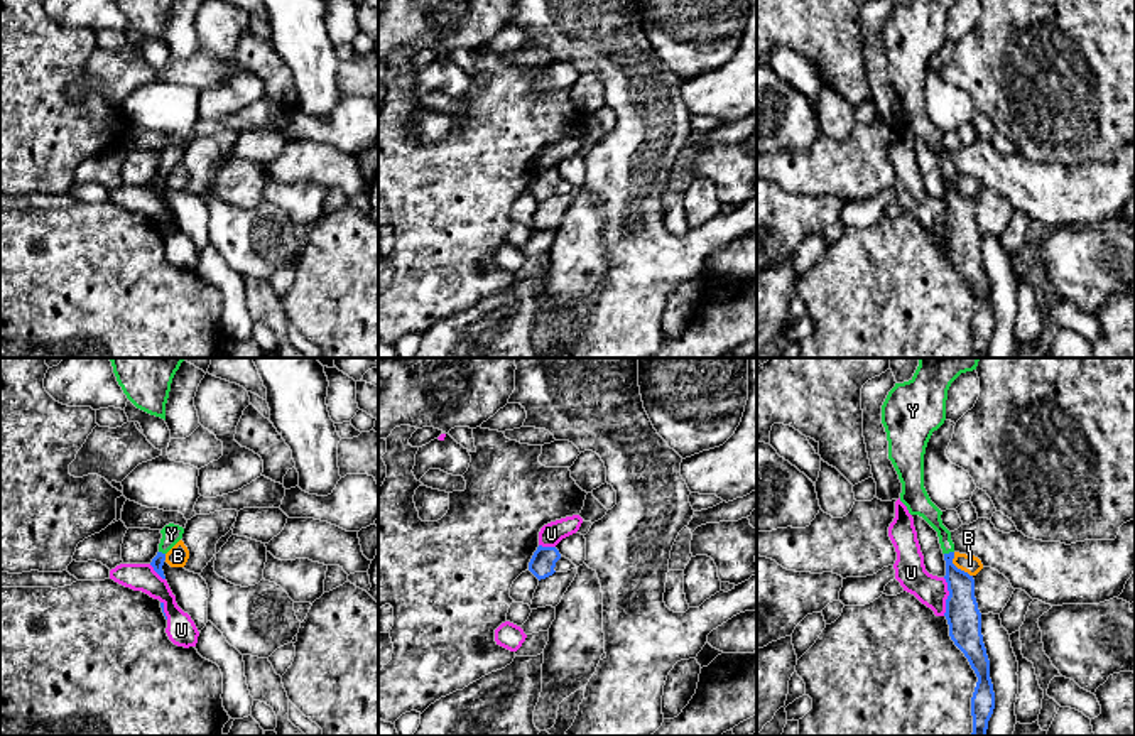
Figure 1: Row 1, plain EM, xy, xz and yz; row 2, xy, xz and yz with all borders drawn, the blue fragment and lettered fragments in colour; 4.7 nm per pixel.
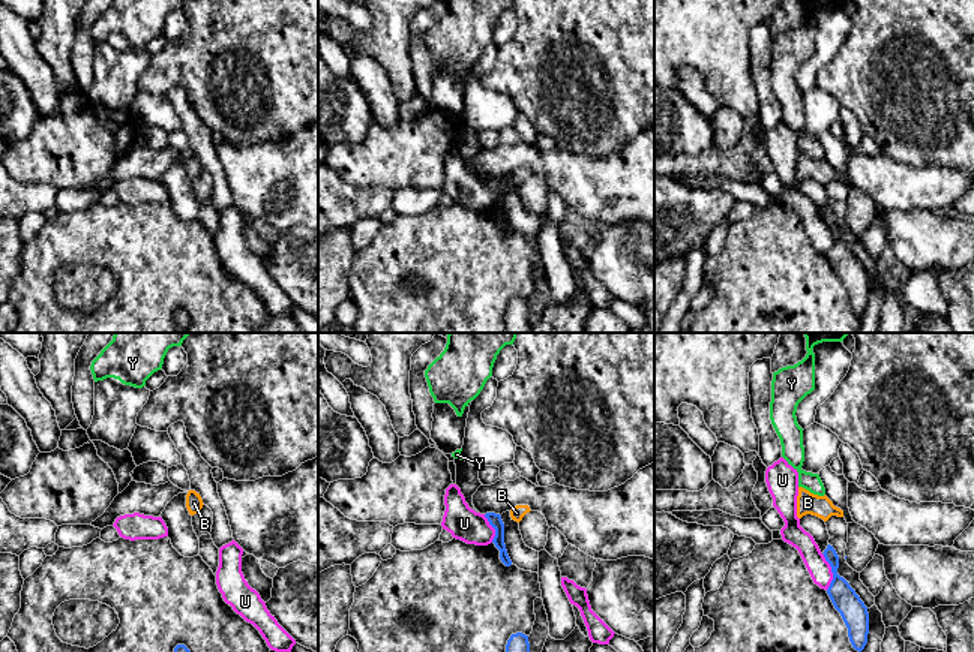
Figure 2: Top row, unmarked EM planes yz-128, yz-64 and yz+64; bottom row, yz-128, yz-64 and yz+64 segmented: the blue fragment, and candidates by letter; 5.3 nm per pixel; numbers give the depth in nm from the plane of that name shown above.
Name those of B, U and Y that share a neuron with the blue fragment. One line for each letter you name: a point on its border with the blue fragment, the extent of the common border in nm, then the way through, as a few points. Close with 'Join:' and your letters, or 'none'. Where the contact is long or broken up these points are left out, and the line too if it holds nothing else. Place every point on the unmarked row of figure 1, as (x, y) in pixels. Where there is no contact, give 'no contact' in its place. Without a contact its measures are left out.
Y: meets blue in yz at (950, 174); contact 50 nm long; runs through yz (961, 225), (950, 174), (944, 156), (924, 129)
Join: Y

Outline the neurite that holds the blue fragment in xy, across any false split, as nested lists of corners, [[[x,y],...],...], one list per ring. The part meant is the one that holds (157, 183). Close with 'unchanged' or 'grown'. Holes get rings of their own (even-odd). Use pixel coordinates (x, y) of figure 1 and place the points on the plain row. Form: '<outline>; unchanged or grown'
[[[169,145],[160,152],[160,155],[162,155],[162,160],[159,165],[159,174],[152,181],[150,187],[162,201],[166,201],[162,192],[166,176],[182,160],[184,150],[179,147]]]; grown

